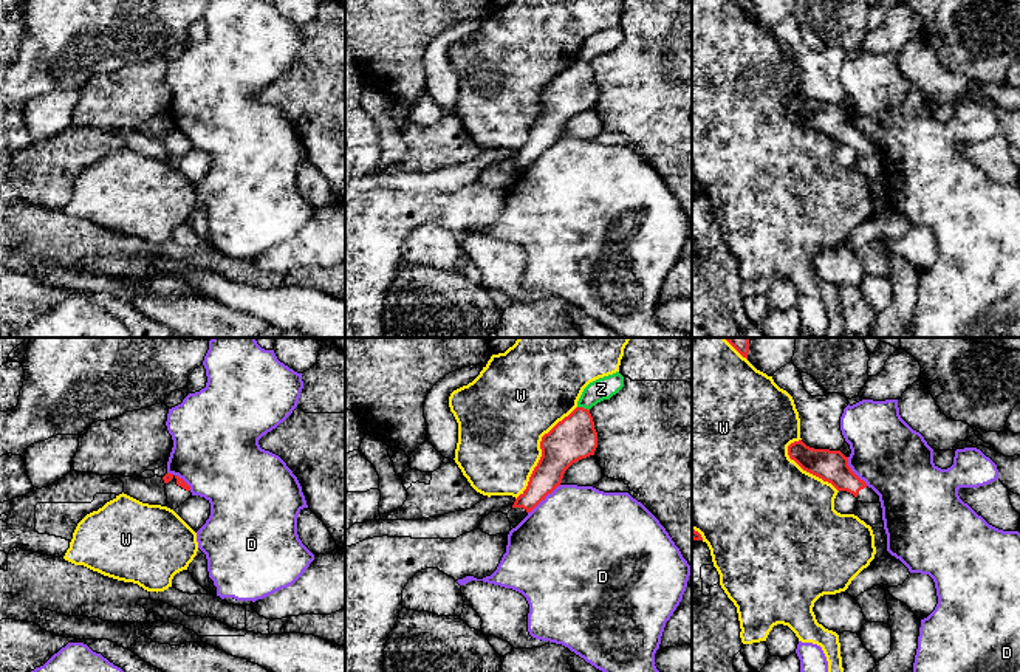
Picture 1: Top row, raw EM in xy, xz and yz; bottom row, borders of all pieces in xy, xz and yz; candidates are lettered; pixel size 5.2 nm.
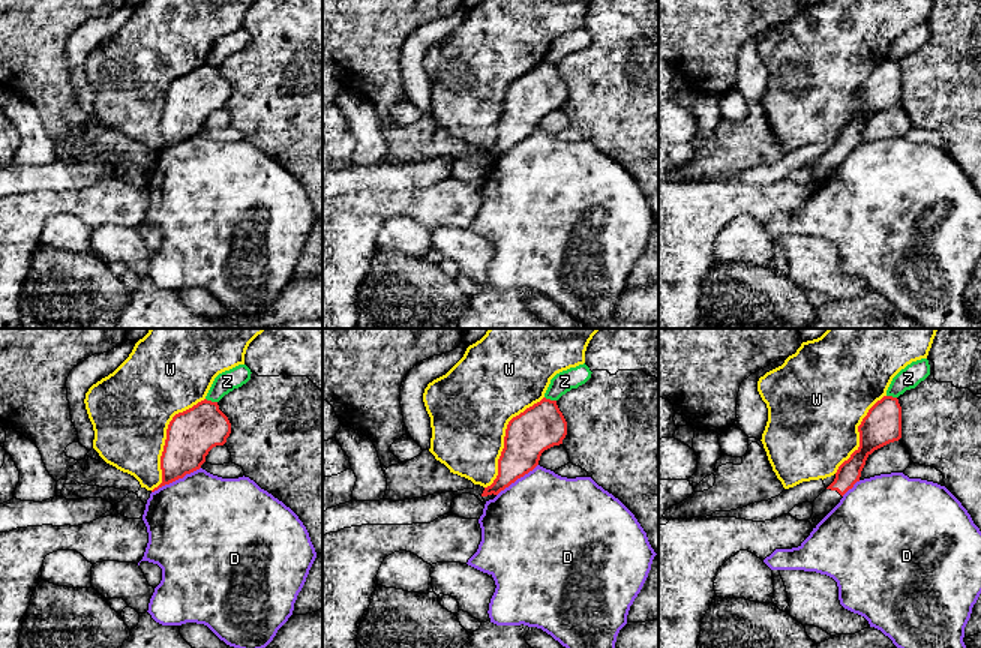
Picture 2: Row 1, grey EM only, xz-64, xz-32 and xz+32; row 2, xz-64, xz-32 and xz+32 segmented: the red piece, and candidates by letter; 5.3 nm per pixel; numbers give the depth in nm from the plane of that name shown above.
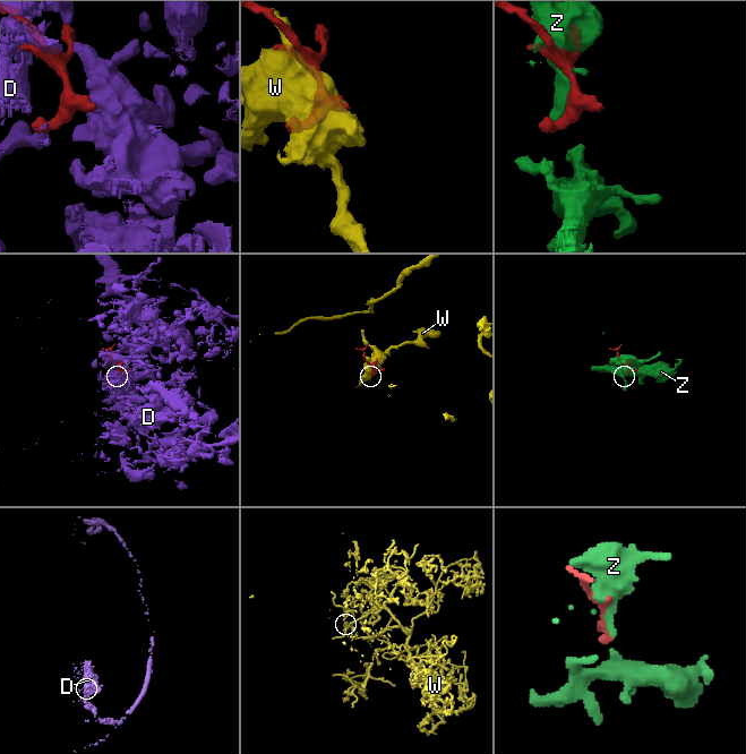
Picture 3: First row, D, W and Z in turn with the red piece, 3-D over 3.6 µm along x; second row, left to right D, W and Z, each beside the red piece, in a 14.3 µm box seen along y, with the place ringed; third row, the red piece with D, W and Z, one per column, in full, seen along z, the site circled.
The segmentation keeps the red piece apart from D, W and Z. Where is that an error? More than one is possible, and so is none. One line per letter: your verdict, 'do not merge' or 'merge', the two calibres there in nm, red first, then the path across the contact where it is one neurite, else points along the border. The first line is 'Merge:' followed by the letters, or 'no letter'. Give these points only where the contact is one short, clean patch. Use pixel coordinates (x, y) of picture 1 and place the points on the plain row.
Merge: no letter
D: do not merge | 180/480 nm
W: do not merge | 220/440 nm
Z: do not merge | 220/120 nm

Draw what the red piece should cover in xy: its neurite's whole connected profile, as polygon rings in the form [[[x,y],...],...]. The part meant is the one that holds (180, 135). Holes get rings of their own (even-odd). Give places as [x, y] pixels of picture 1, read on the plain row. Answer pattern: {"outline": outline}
{"outline": [[[169,125],[163,130],[163,133],[166,136],[167,161],[175,164],[192,149],[190,139],[178,129]]]}

